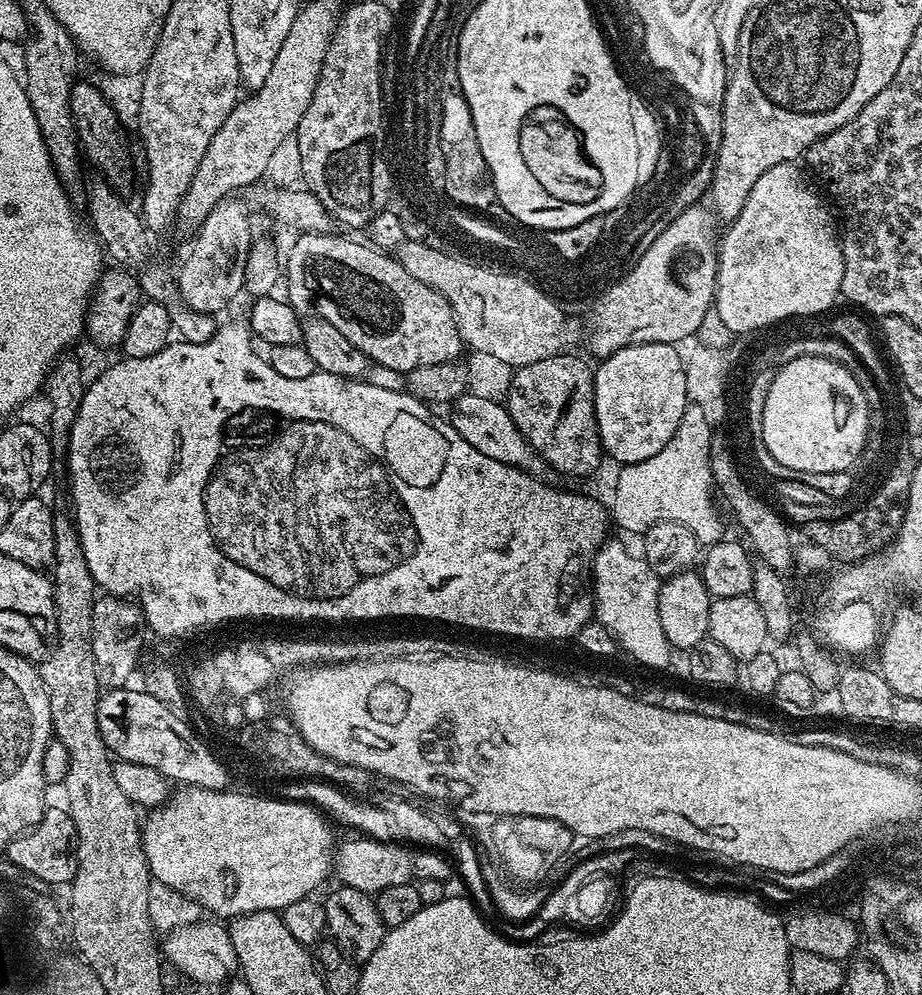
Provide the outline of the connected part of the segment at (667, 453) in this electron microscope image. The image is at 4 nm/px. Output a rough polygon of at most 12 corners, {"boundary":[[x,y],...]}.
{"boundary":[[689,403],[658,454],[619,469],[611,523],[725,539],[708,501],[713,425]]}

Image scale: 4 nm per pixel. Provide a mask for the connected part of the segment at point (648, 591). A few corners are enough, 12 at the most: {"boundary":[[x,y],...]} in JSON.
{"boundary":[[609,539],[592,560],[594,620],[640,664],[674,649],[658,622],[661,577]]}

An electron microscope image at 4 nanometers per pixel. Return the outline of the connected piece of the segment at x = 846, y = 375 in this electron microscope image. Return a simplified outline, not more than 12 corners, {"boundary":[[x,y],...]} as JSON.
{"boundary":[[825,356],[778,369],[762,438],[794,471],[842,468],[870,396]]}

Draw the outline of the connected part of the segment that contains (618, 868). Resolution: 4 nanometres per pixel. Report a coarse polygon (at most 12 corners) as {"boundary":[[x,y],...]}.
{"boundary":[[633,849],[587,858],[539,905],[539,920],[501,926],[531,943],[546,924],[598,923]]}

